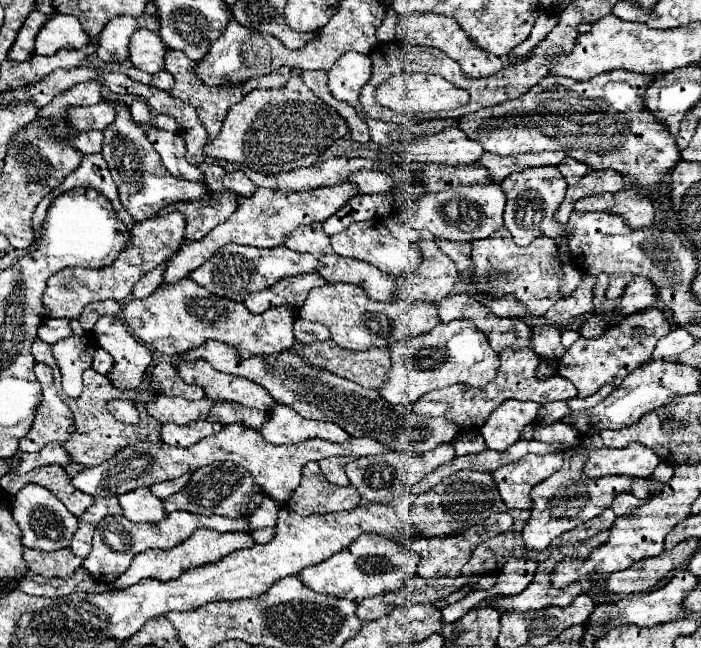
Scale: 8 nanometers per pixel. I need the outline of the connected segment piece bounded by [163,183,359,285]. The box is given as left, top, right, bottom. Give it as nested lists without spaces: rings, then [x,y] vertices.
[[[341,183],[341,185],[311,189],[311,191],[295,191],[295,193],[259,187],[251,199],[237,195],[237,203],[239,203],[237,211],[225,223],[217,225],[213,231],[209,231],[199,241],[187,241],[167,261],[167,267],[163,273],[163,283],[173,285],[173,283],[189,277],[191,271],[195,271],[199,265],[203,265],[213,253],[217,253],[227,243],[253,245],[253,247],[277,247],[283,243],[283,235],[287,235],[287,231],[291,231],[303,223],[313,223],[315,219],[321,219],[321,221],[329,219],[357,193],[359,191],[355,191],[355,187],[351,183]]]

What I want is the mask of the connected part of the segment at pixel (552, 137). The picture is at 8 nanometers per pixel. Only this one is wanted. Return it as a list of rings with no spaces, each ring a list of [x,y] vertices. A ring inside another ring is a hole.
[[[607,71],[589,81],[547,75],[523,97],[457,117],[455,125],[489,153],[513,155],[561,149],[591,169],[619,171],[627,181],[653,193],[681,159],[667,125],[659,123],[643,103],[643,95],[655,77],[631,71]]]

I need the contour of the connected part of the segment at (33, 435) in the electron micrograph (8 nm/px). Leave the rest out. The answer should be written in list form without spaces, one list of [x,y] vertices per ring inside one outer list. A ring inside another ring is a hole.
[[[37,363],[35,375],[43,387],[43,401],[37,405],[35,421],[31,431],[21,439],[19,451],[41,451],[47,443],[65,443],[71,437],[73,421],[71,411],[61,401],[55,385],[53,385],[53,371],[51,367]]]

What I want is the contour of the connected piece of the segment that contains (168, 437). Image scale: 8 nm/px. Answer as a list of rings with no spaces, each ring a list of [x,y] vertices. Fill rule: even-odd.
[[[195,421],[191,425],[175,425],[175,423],[167,423],[161,429],[161,439],[169,445],[175,447],[191,447],[193,443],[201,441],[203,437],[215,435],[221,431],[221,423],[211,423],[211,421]]]

